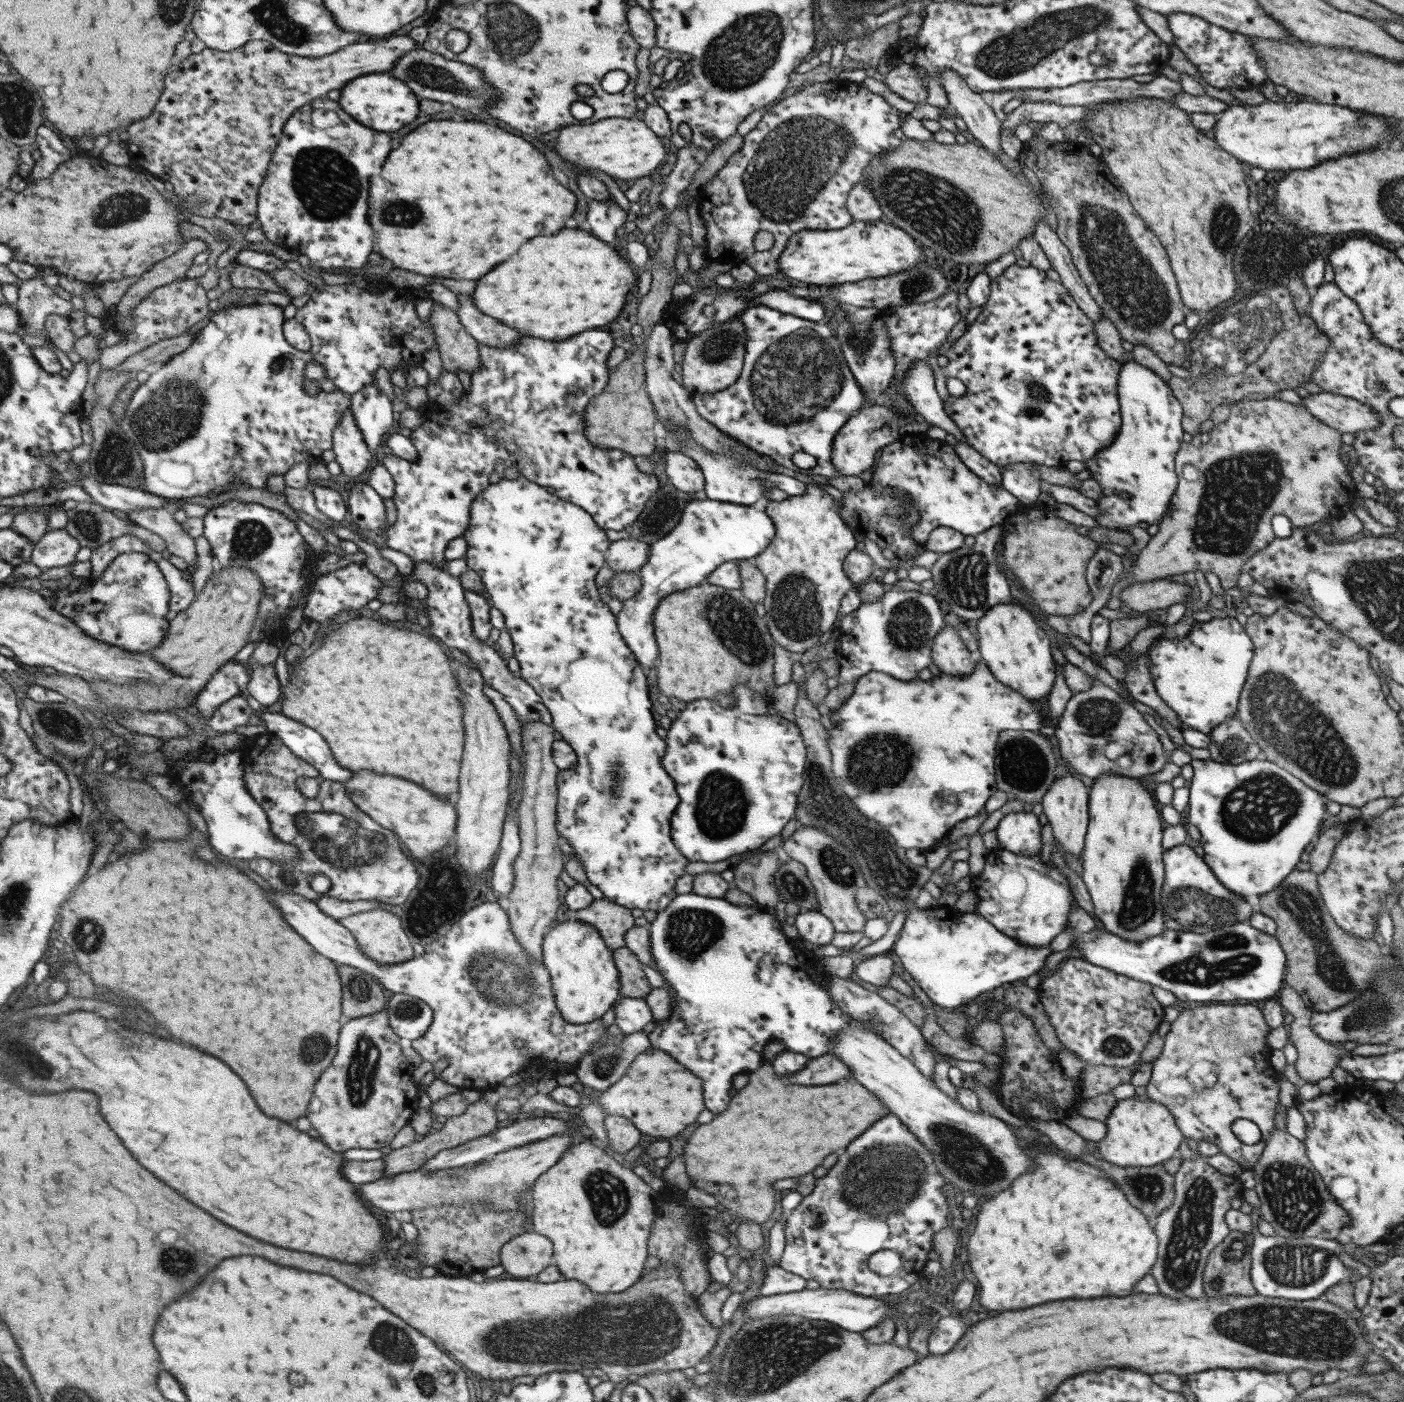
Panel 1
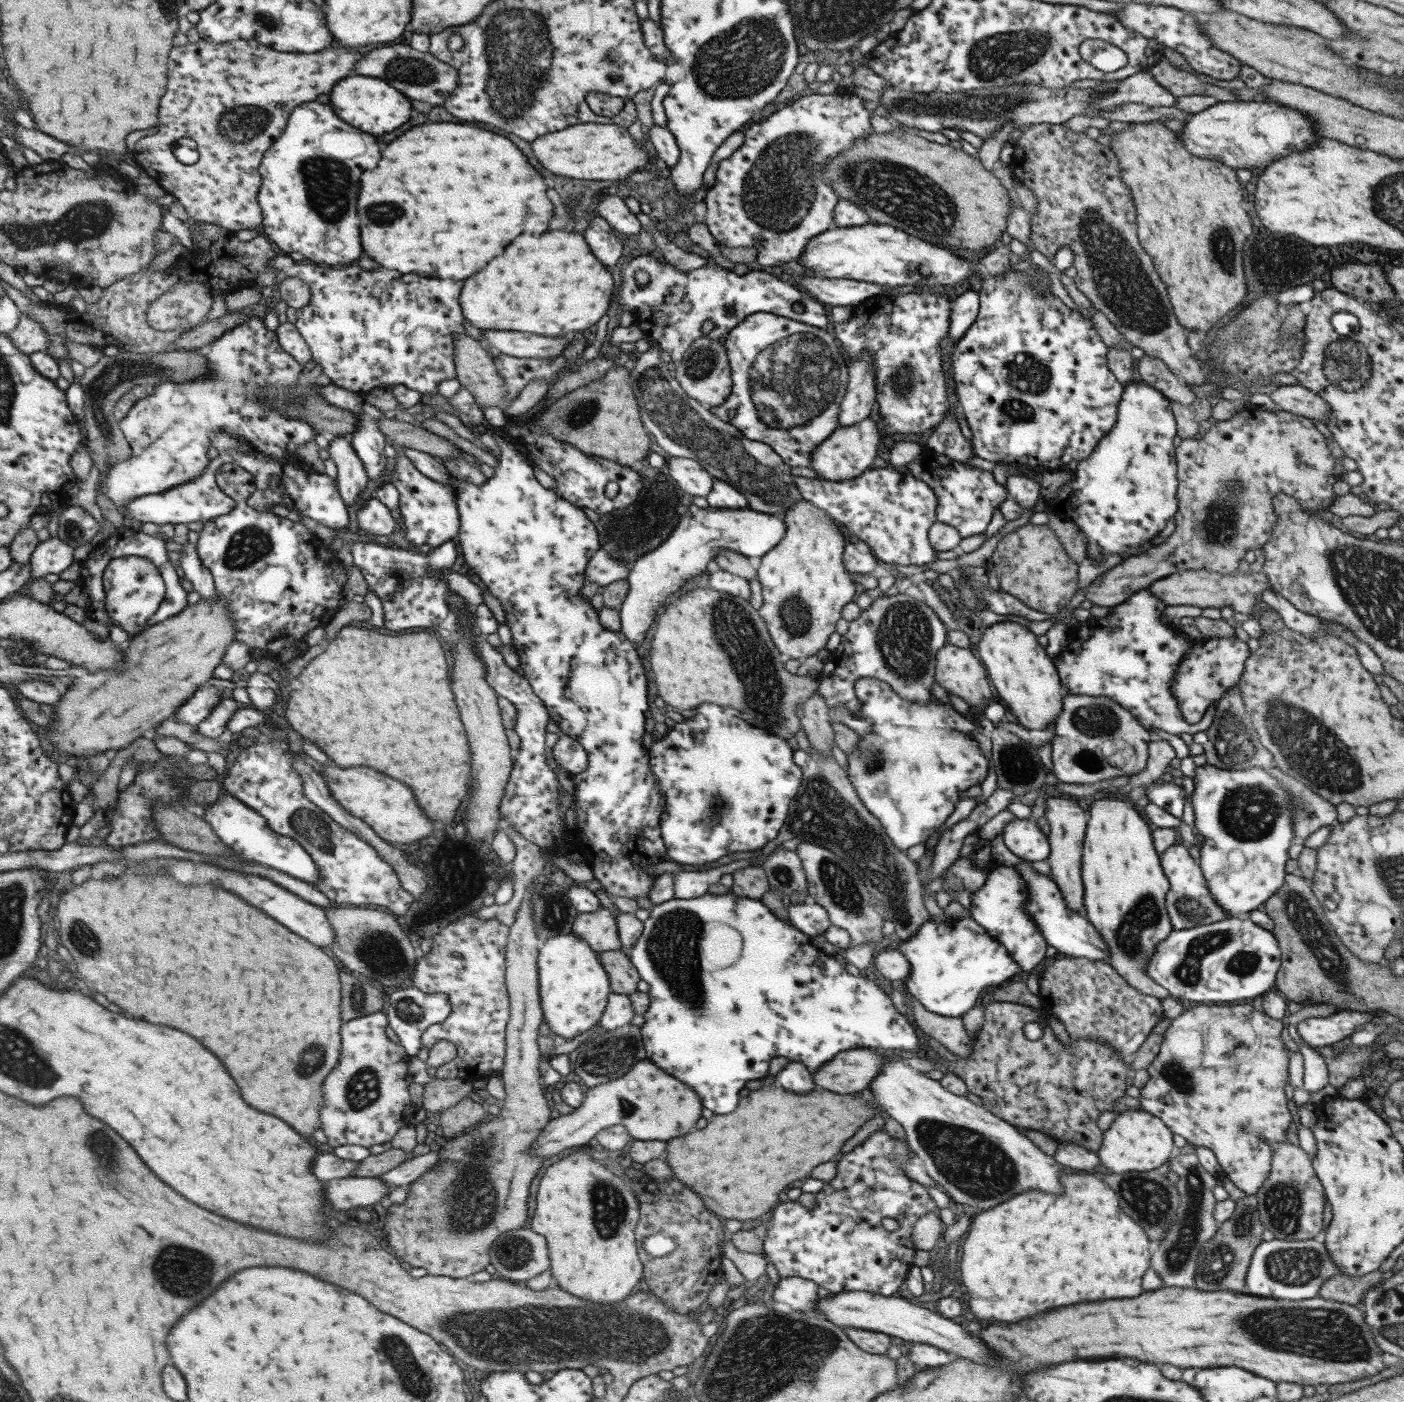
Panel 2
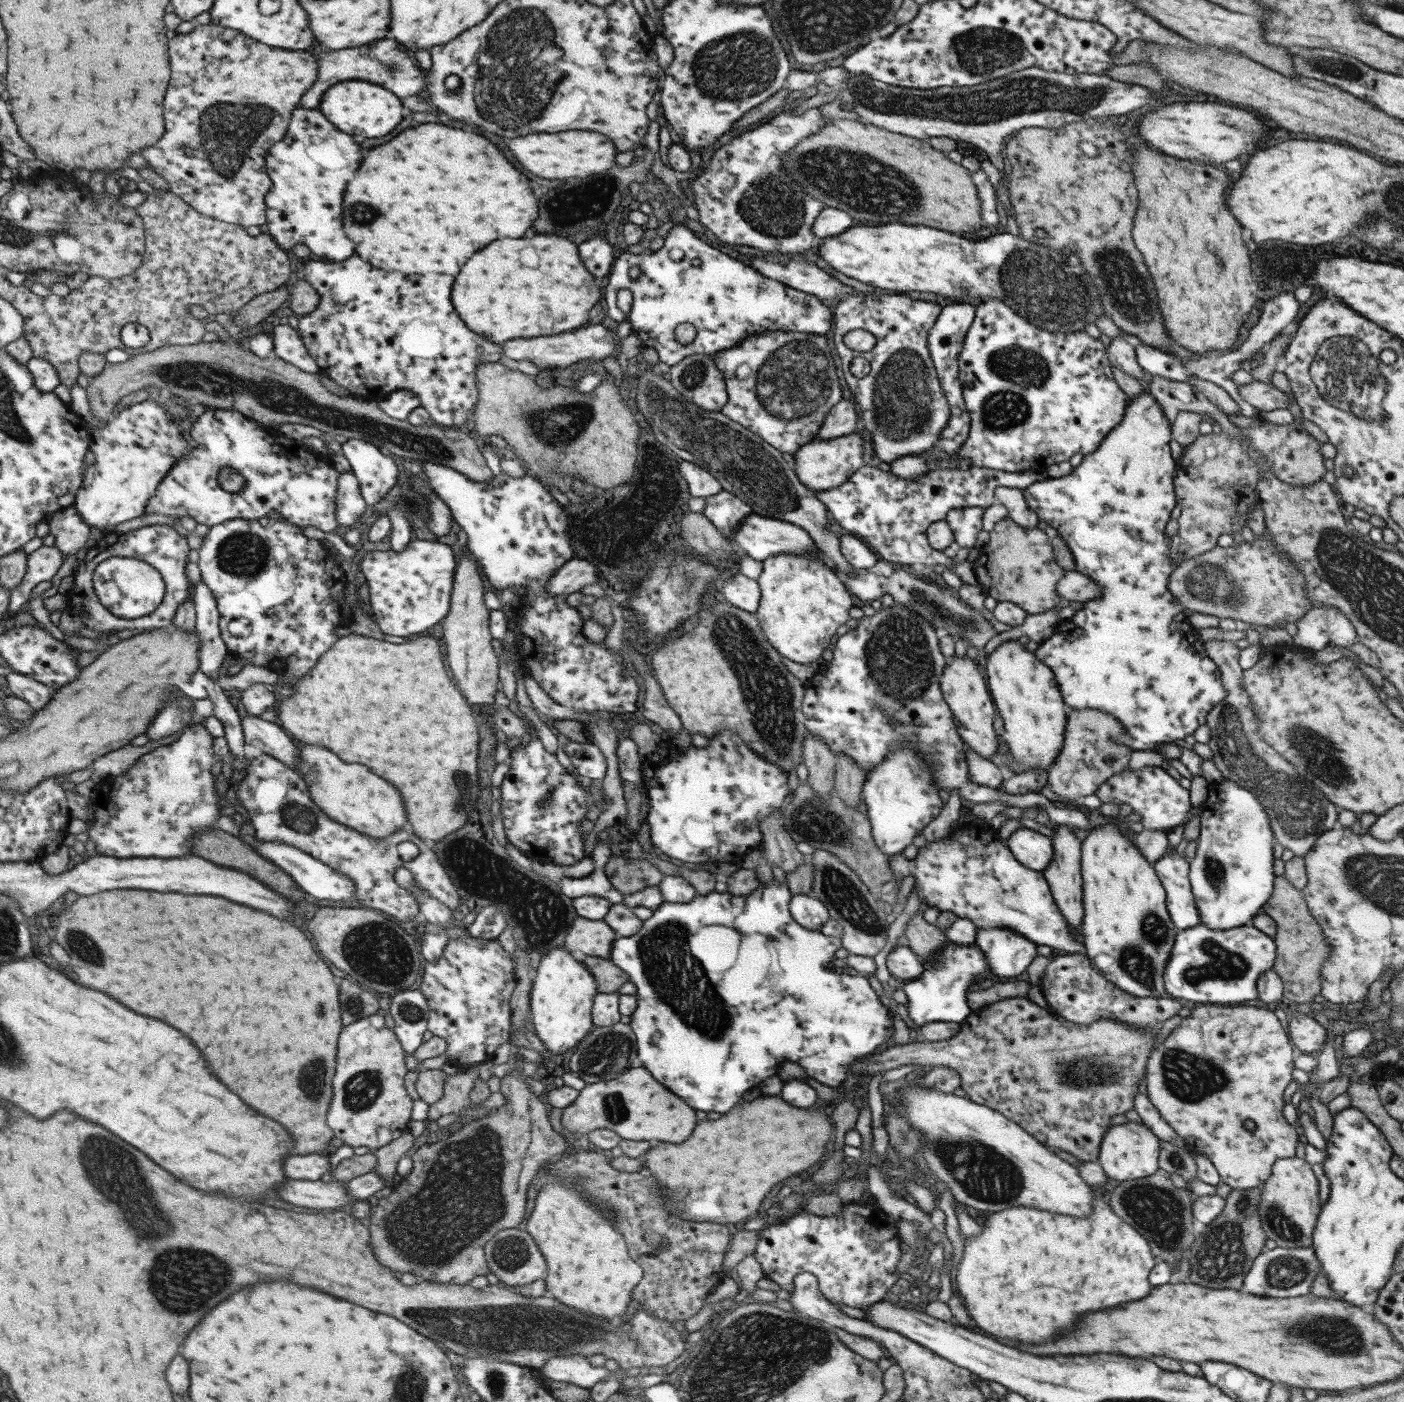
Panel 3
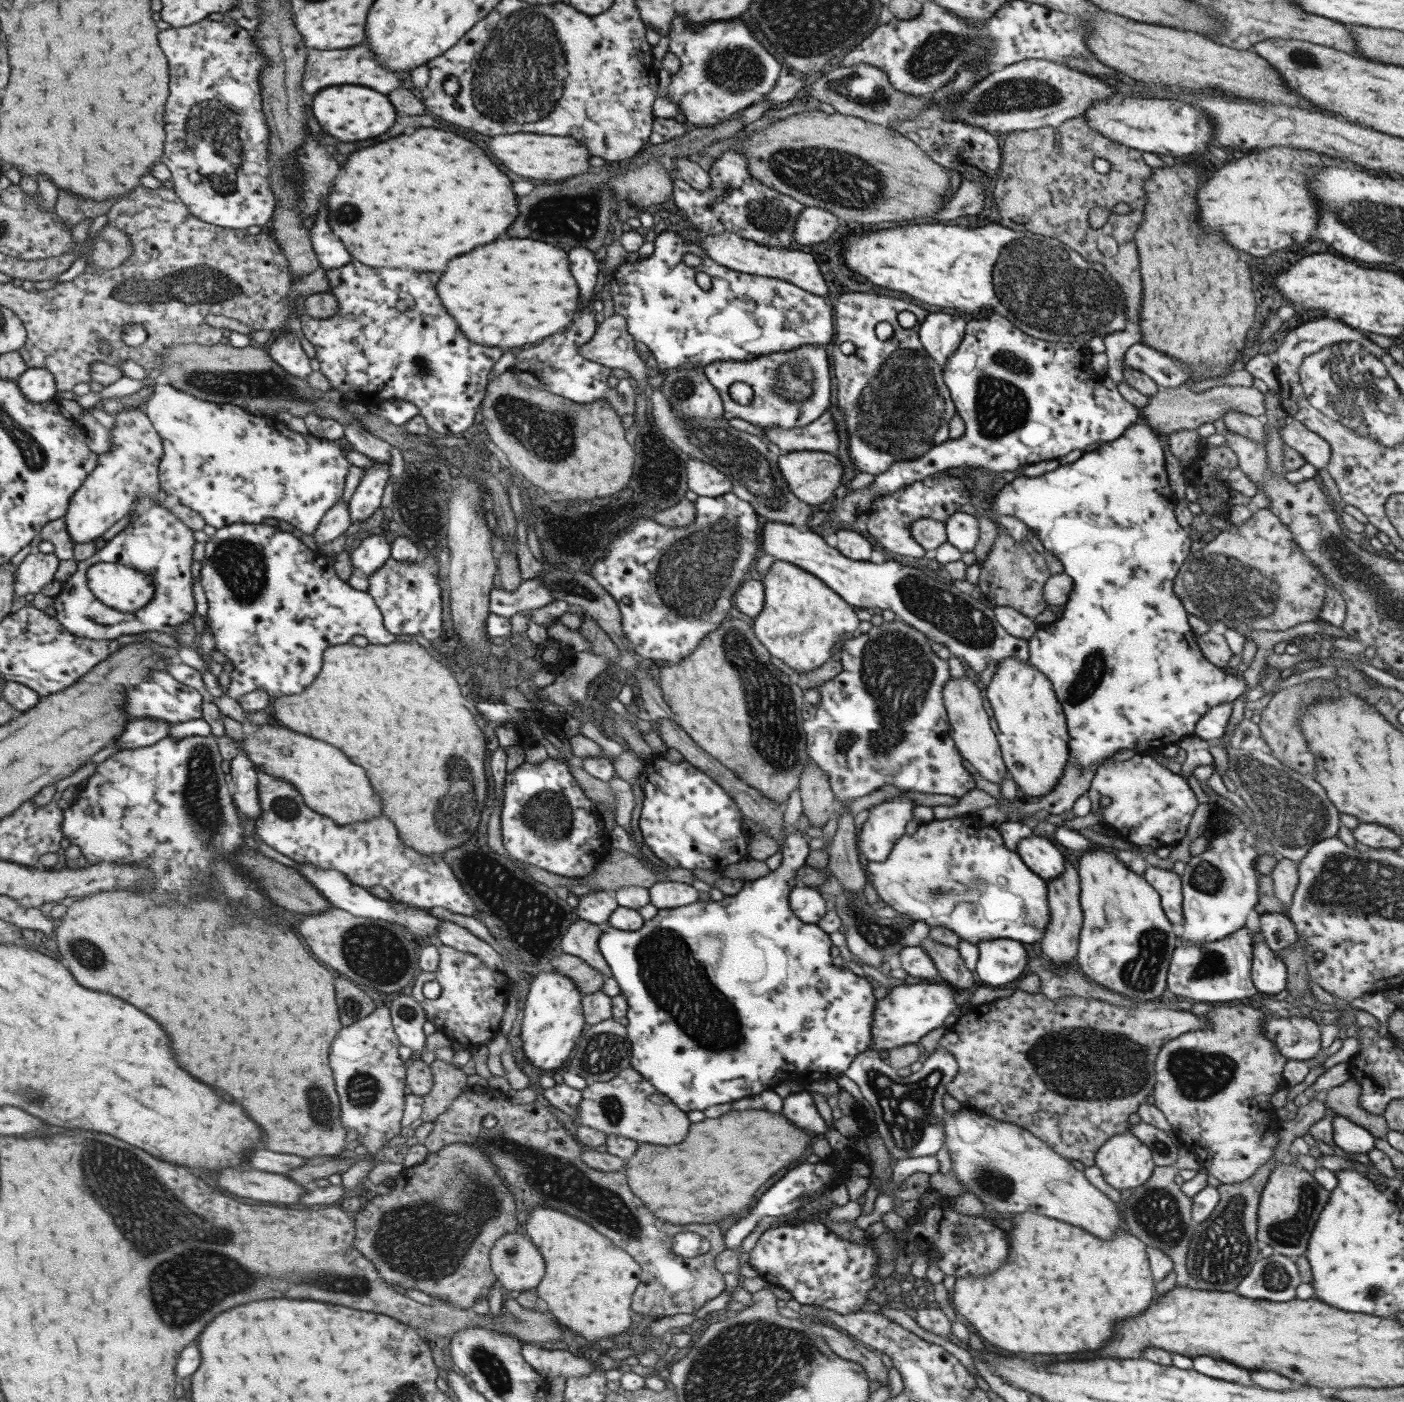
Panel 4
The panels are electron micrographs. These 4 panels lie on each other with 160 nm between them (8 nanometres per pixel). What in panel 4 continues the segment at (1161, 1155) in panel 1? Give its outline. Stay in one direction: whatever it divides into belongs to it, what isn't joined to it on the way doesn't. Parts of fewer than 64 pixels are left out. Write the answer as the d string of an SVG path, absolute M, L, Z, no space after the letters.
M1131 1133L1110 1136L1094 1156L1105 1184L1123 1194L1137 1188L1152 1173L1154 1162L1150 1150Z

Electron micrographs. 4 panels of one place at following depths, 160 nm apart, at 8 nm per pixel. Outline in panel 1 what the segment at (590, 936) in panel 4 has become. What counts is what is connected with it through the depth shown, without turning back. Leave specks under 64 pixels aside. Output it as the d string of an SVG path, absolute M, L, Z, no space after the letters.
M605 898L593 899L585 908L575 911L575 919L590 924L611 950L624 946L624 934L633 925L630 909Z

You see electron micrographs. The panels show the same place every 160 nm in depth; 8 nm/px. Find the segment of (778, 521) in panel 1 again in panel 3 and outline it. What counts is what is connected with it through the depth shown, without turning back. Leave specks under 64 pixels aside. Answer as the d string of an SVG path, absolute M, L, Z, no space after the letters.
M785 553L785 554L774 554L771 556L767 556L761 561L763 566L763 570L761 570L761 574L759 574L759 578L757 578L756 582L759 586L760 591L760 600L758 603L758 608L756 612L753 614L763 630L763 634L765 634L765 638L767 638L767 642L781 654L781 656L785 656L789 660L793 662L807 665L810 662L817 660L821 656L821 653L825 648L829 648L832 645L832 640L835 638L841 630L844 629L845 621L849 620L848 612L851 607L853 607L853 600L851 600L851 594L847 592L847 588L841 584L841 580L833 574L833 570L831 568L827 568L827 565L821 560L812 557L811 555L794 555L793 553Z

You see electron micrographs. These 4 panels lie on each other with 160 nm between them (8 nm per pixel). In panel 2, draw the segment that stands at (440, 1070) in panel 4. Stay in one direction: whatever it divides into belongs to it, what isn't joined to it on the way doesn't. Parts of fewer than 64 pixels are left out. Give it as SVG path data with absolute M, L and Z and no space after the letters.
M468 1096L463 1097L455 1106L439 1113L439 1128L442 1129L443 1140L451 1140L471 1127L487 1120L485 1106L474 1102Z

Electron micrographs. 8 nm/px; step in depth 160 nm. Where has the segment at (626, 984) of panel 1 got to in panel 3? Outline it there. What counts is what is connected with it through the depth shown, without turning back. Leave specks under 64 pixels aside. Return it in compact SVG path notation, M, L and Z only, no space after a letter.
M585 955L582 963L593 975L599 993L615 993L628 981L628 976L609 959Z

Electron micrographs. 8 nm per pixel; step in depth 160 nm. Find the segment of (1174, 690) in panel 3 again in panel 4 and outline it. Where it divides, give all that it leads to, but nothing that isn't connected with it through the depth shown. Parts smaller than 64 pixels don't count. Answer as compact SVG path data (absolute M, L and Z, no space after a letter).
M1136 420L1131 423L1115 440L1101 443L1097 448L1083 452L1082 455L1071 463L1060 463L1052 471L1037 477L1027 477L1023 474L1017 476L995 494L989 493L985 497L983 507L987 513L995 513L997 516L1016 516L1029 532L1037 537L1045 551L1053 553L1053 556L1063 565L1063 574L1067 574L1073 582L1071 593L1067 597L1061 617L1049 624L1039 626L1032 638L1027 642L1028 663L1042 672L1051 683L1051 688L1063 712L1066 729L1070 739L1067 741L1068 761L1079 765L1081 768L1091 763L1104 760L1118 750L1129 749L1140 753L1146 748L1163 748L1169 744L1177 744L1183 737L1190 736L1194 731L1197 720L1207 713L1211 707L1221 703L1232 703L1245 689L1245 681L1242 676L1233 676L1228 670L1222 670L1213 666L1199 651L1196 644L1196 636L1191 632L1187 618L1188 613L1183 609L1179 598L1172 590L1173 580L1179 572L1179 565L1190 553L1189 532L1175 521L1173 513L1176 505L1176 497L1173 495L1167 483L1165 472L1165 459L1161 444L1157 439L1158 434L1145 421Z

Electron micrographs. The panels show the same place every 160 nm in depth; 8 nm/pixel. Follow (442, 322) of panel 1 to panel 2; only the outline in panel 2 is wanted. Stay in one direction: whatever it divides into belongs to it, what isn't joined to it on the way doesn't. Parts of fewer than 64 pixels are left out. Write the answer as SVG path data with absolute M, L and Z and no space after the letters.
M461 333L452 338L452 347L455 377L461 388L473 395L479 408L500 406L504 399L504 384L484 345Z

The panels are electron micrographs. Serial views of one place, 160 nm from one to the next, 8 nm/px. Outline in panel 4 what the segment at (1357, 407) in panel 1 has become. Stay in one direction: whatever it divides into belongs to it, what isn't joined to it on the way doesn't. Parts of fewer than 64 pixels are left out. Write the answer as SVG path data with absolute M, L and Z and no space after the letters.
M1189 382L1175 387L1158 387L1154 395L1148 397L1148 403L1137 410L1137 420L1145 421L1159 435L1169 434L1179 429L1197 429L1205 422L1212 423L1222 418L1228 410L1245 413L1262 419L1265 412L1263 393L1257 388L1242 386L1217 386L1203 392L1191 392Z

